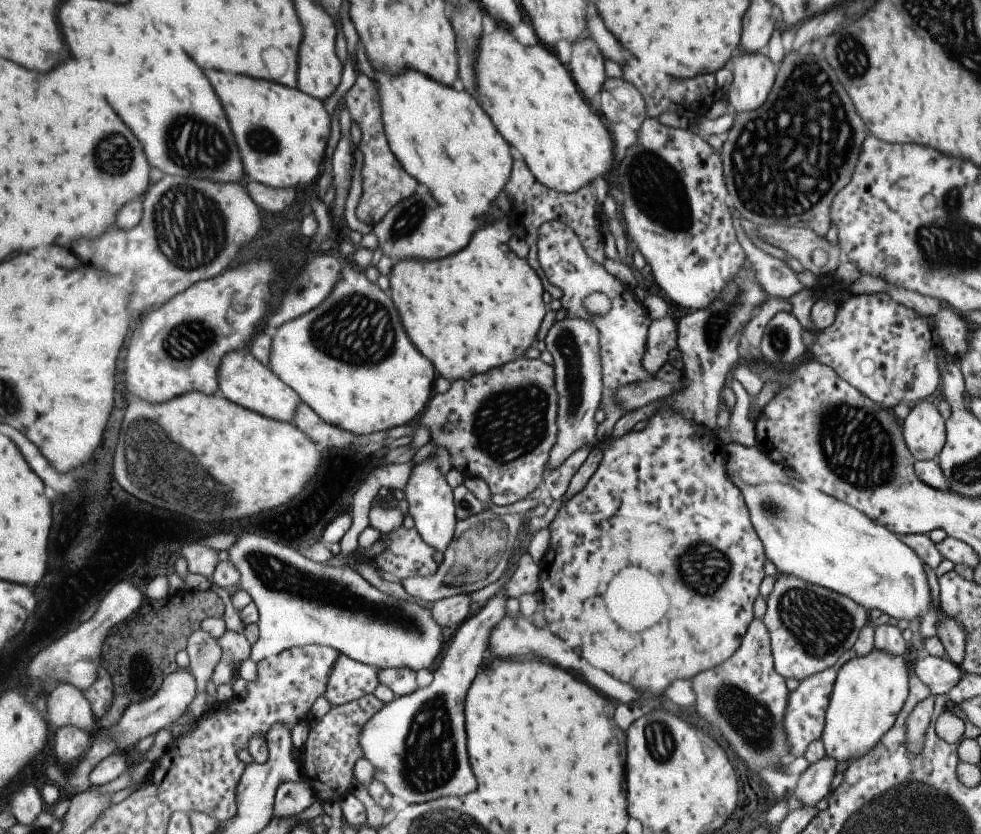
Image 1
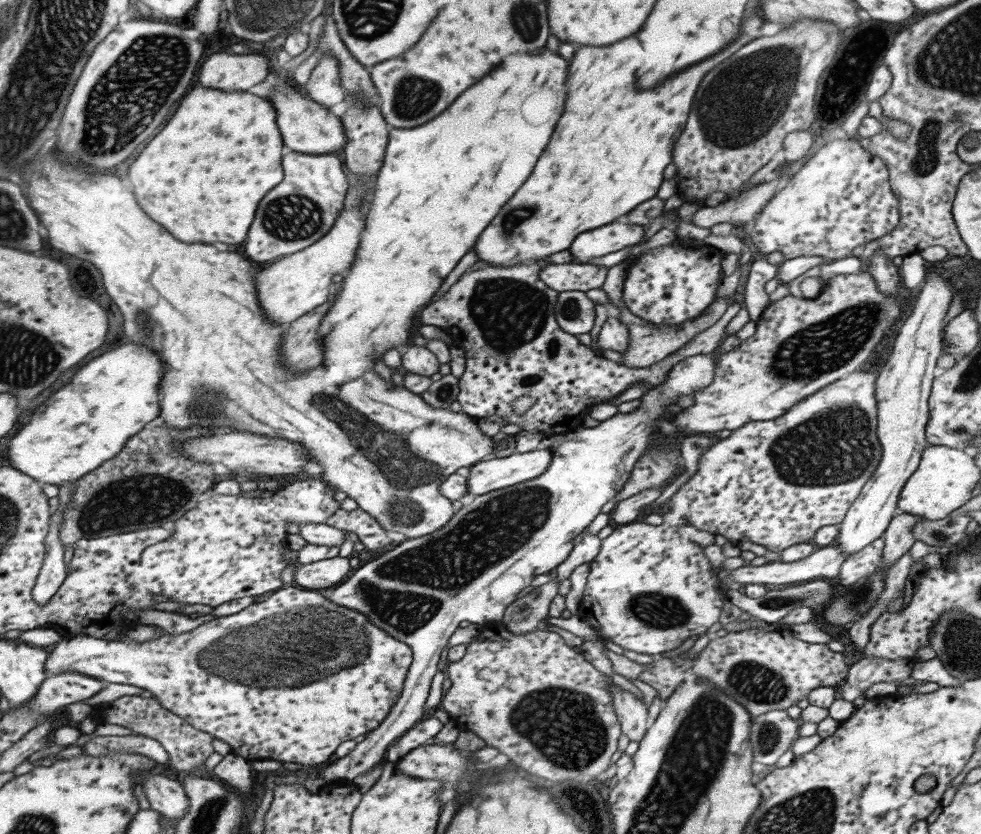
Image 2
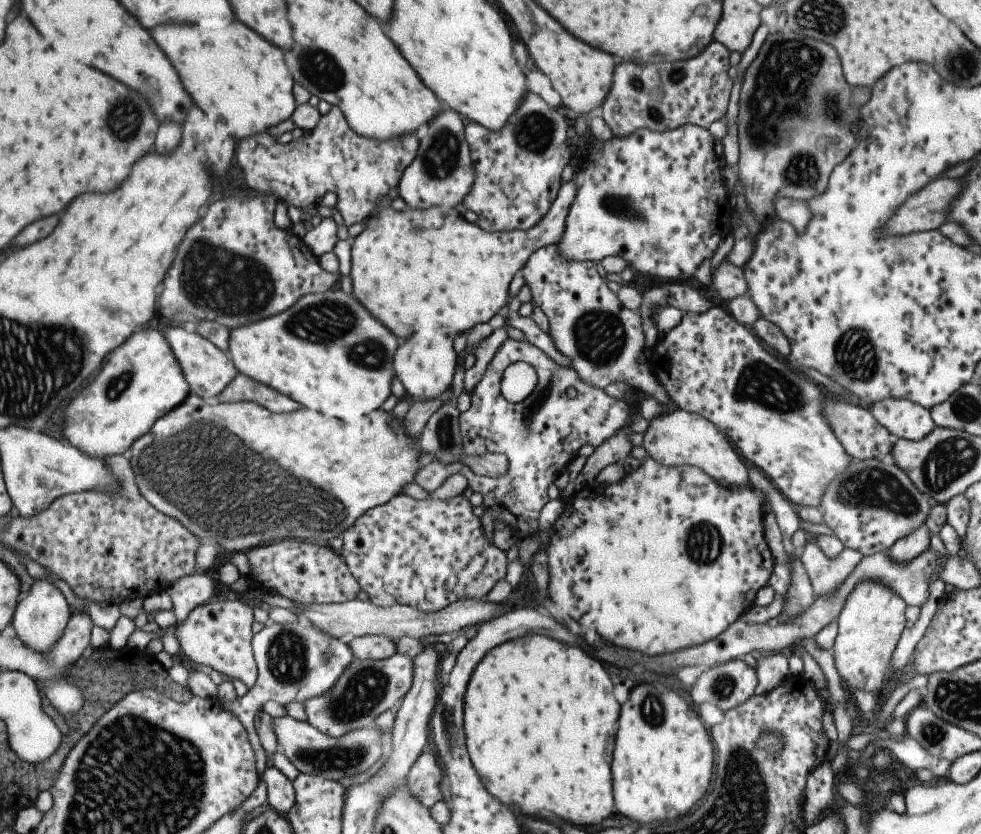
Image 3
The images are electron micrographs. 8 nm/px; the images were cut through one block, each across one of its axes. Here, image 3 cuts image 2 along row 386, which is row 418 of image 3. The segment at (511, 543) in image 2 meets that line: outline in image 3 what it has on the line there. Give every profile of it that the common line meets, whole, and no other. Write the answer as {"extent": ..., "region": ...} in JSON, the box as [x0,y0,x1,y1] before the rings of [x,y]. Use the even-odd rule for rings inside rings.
{"extent":[640,409,750,487],"region":[[[679,409],[667,412],[661,418],[648,420],[640,446],[645,450],[647,457],[652,458],[657,464],[666,467],[693,466],[723,487],[750,486],[747,469],[737,458],[736,450],[731,448],[726,436],[717,431],[708,420],[695,413]]]}

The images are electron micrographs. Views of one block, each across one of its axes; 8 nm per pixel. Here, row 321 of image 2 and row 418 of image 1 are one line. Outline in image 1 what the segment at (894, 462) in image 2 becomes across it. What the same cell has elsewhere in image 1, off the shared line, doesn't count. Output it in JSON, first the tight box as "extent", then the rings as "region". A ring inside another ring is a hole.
{"extent":[901,401,945,460],"region":[[[916,401],[910,404],[909,414],[901,420],[901,436],[915,460],[937,457],[945,444],[945,421],[931,402]]]}

